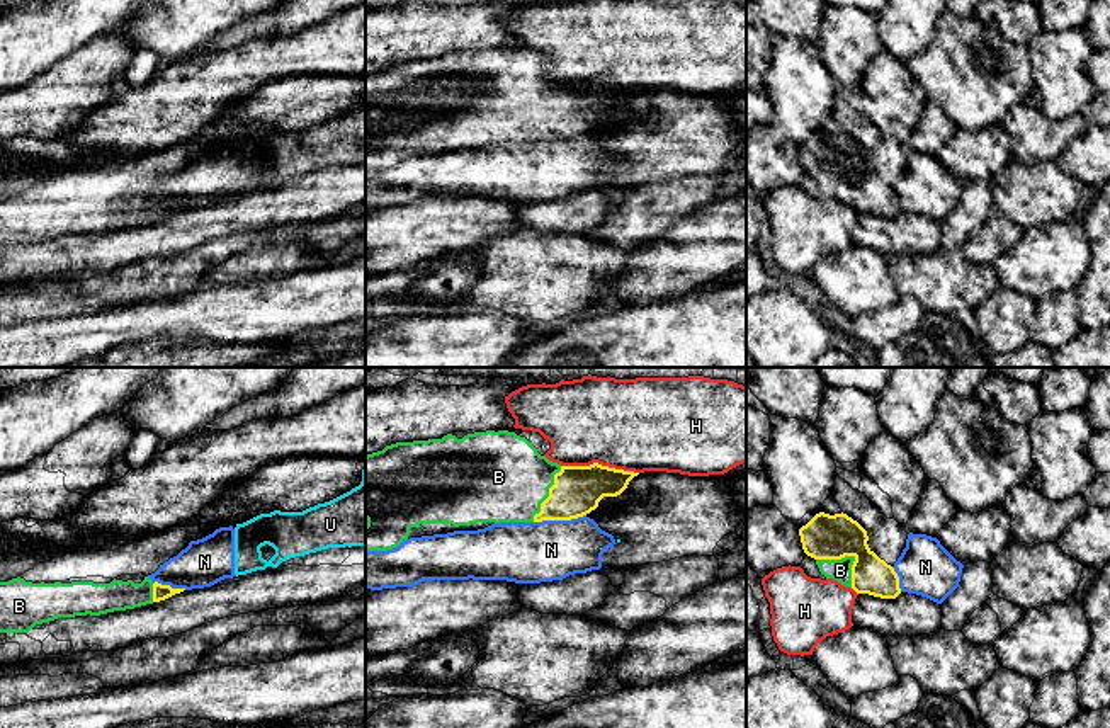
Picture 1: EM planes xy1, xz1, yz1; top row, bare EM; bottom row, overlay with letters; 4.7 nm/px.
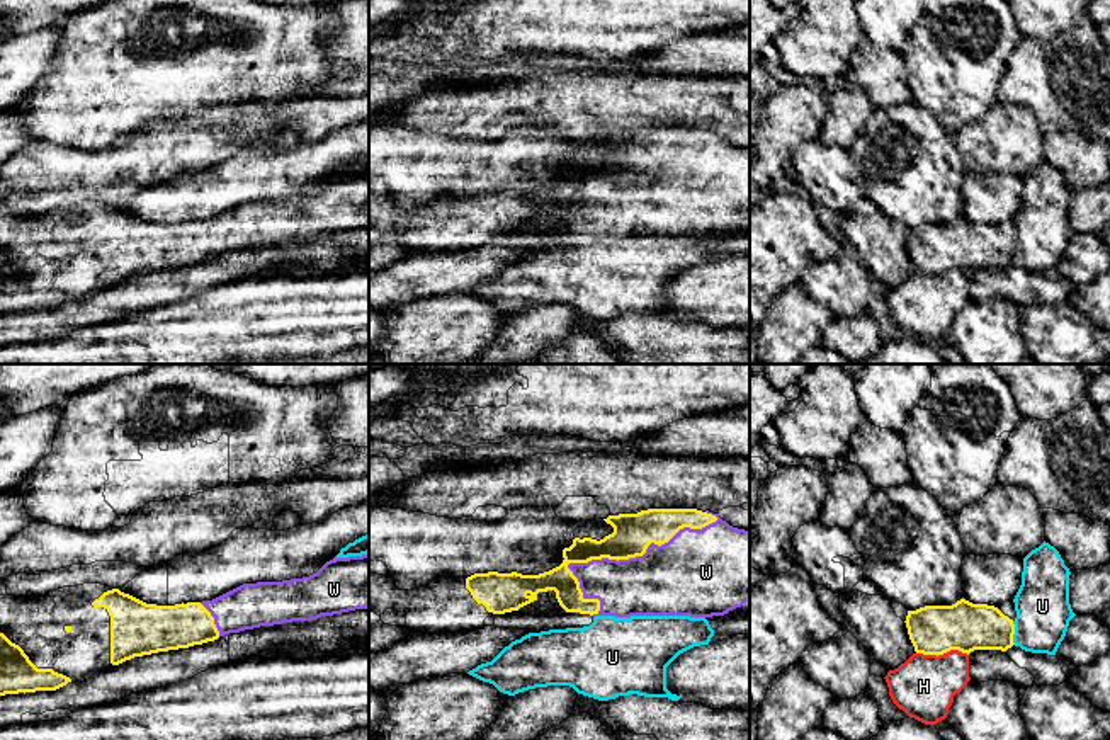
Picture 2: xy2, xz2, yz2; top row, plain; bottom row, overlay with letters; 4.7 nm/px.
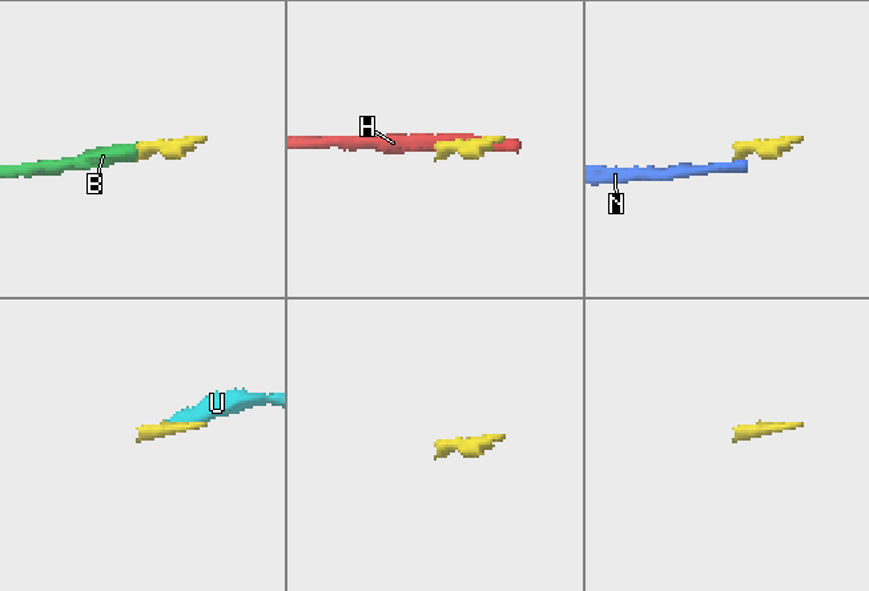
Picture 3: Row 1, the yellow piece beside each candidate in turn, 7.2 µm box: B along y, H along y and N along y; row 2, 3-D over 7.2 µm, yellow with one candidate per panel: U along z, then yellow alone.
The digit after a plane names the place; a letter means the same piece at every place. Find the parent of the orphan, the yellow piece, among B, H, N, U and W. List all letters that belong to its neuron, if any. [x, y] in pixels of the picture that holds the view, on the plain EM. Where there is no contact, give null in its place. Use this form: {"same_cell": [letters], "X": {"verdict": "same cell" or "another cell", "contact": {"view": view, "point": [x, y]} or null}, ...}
{"same_cell": ["B", "W"], "B": {"verdict": "same cell", "contact": {"view": "yz1", "point": [850, 174]}}, "H": {"verdict": "another cell", "contact": {"view": "xz1", "point": [600, 84]}}, "N": {"verdict": "another cell", "contact": {"view": "xz1", "point": [560, 138]}}, "U": {"verdict": "another cell", "contact": {"view": "yz2", "point": [1013, 252]}}, "W": {"verdict": "same cell", "contact": {"view": "xz2", "point": [643, 172]}}}

